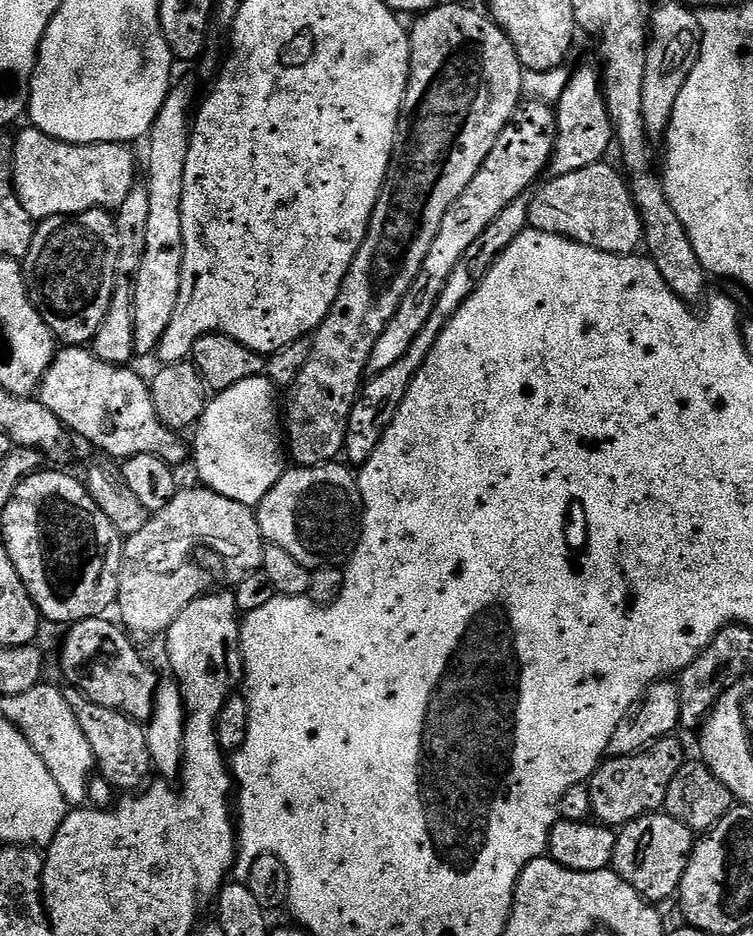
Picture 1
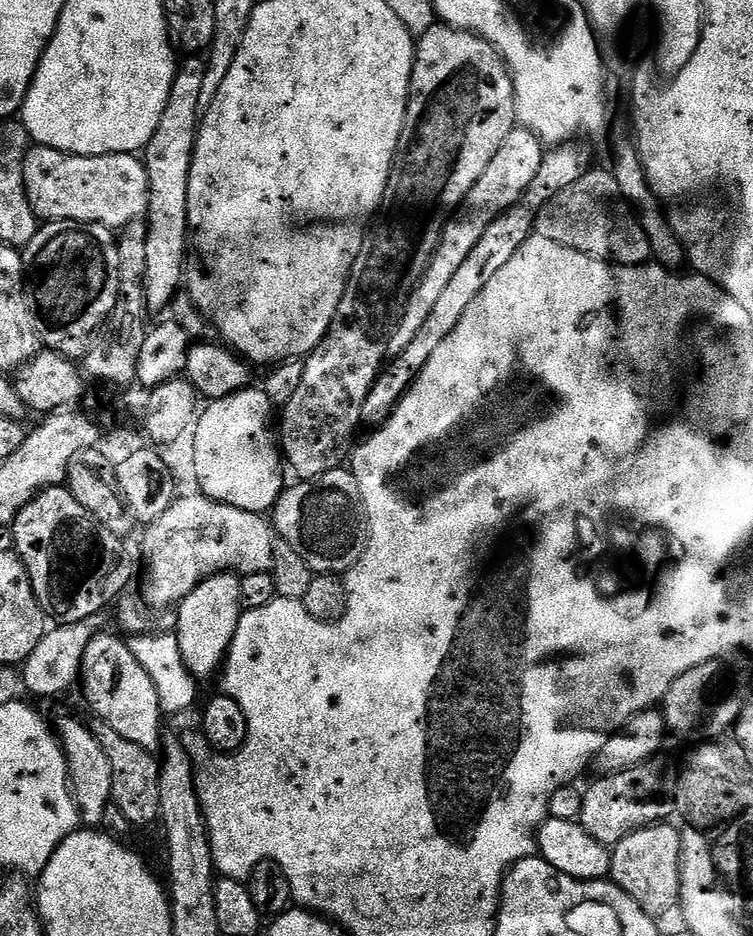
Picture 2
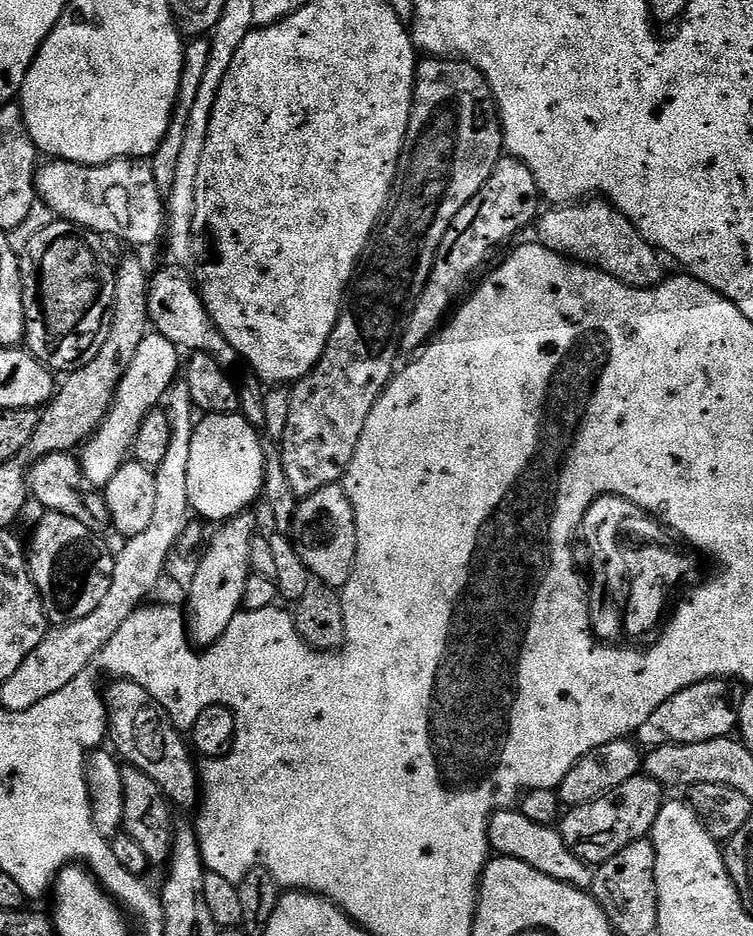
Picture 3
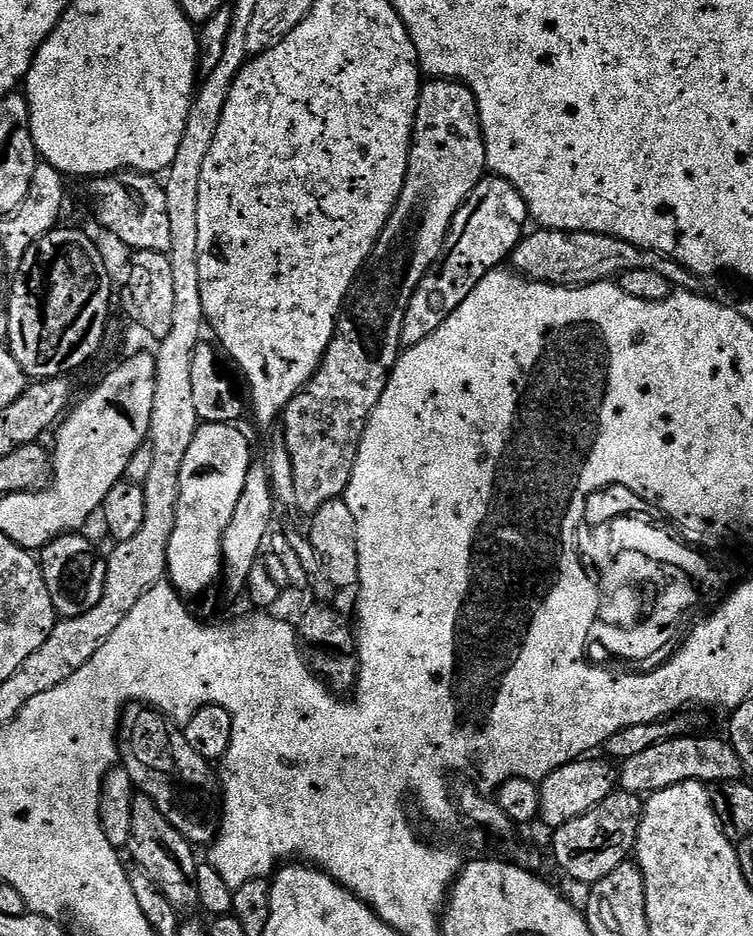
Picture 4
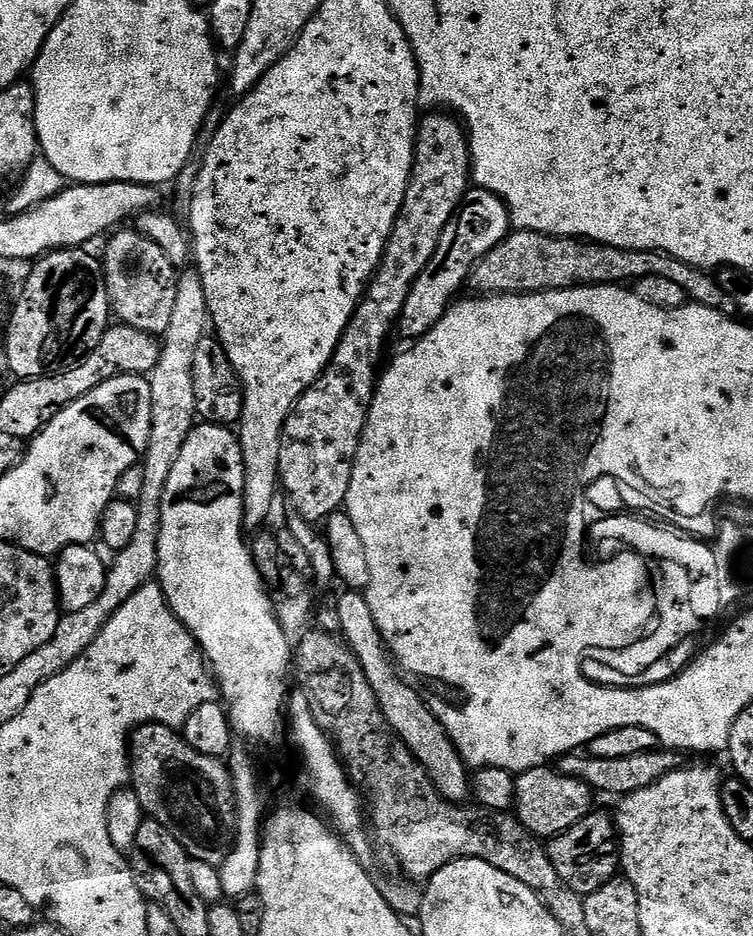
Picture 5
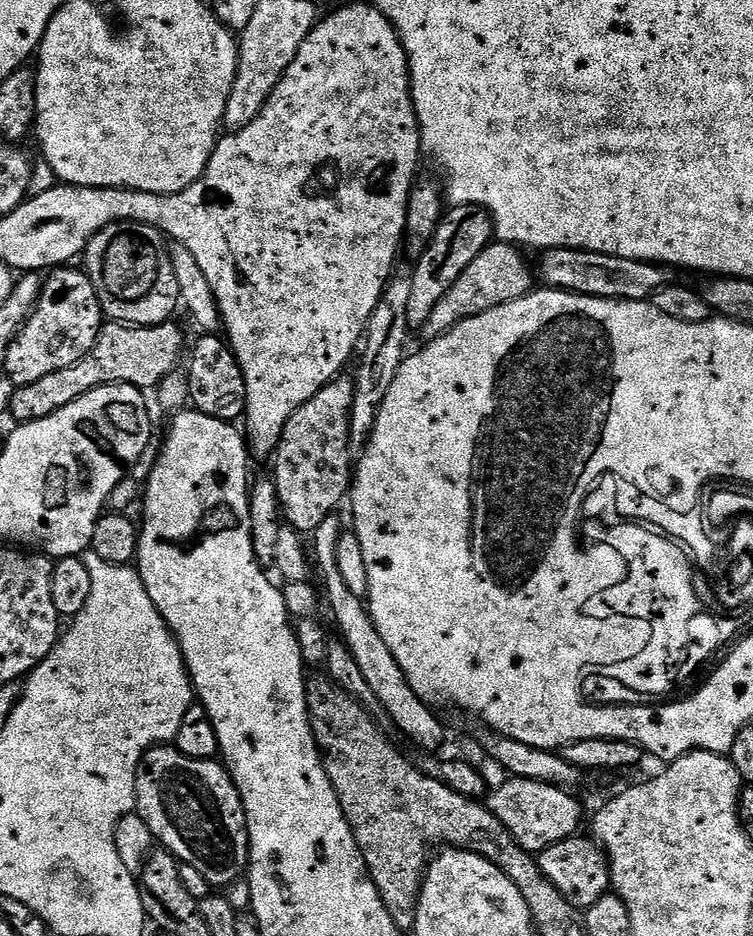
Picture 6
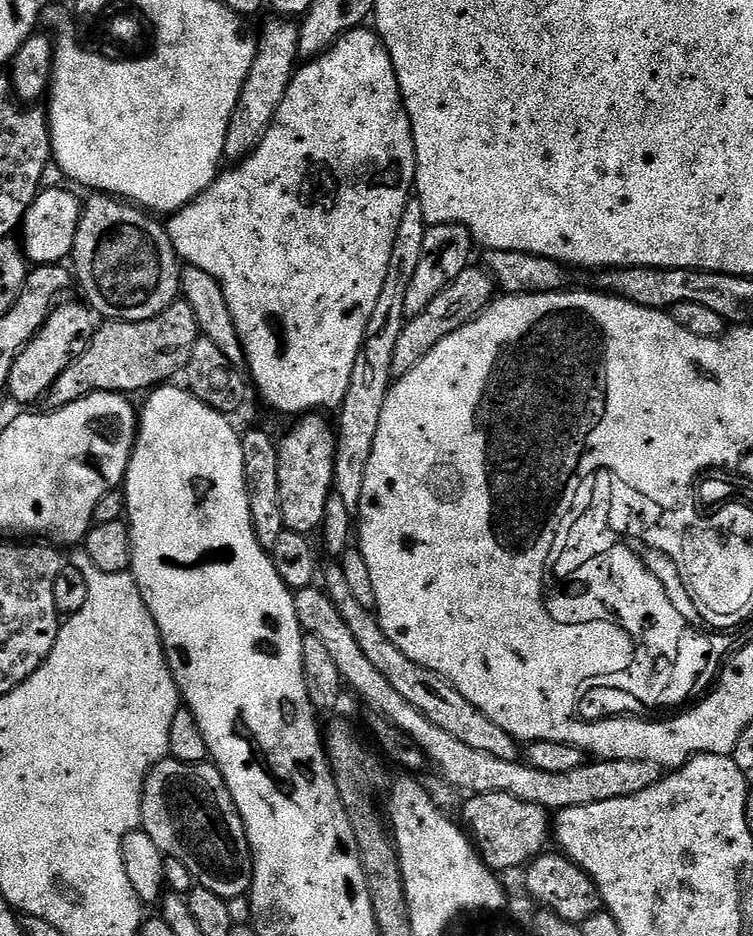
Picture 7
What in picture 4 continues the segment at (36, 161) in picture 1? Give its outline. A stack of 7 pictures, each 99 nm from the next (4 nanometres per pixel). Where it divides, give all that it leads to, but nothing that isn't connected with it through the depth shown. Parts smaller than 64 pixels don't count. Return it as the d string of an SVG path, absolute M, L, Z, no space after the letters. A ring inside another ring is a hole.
M121 170L110 176L97 176L91 181L88 192L92 195L92 208L96 211L94 220L106 227L113 234L118 234L122 242L136 252L161 252L170 251L170 213L166 210L166 194L164 185L155 175L147 172L133 172Z

